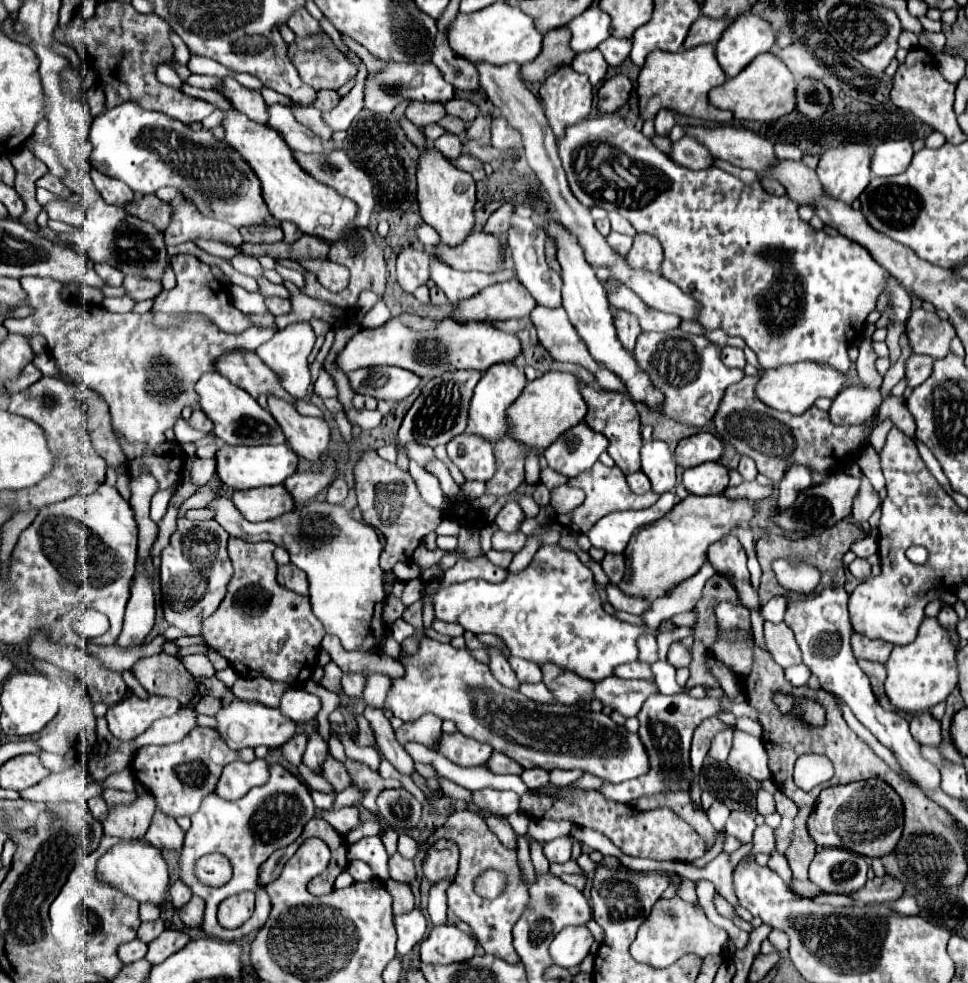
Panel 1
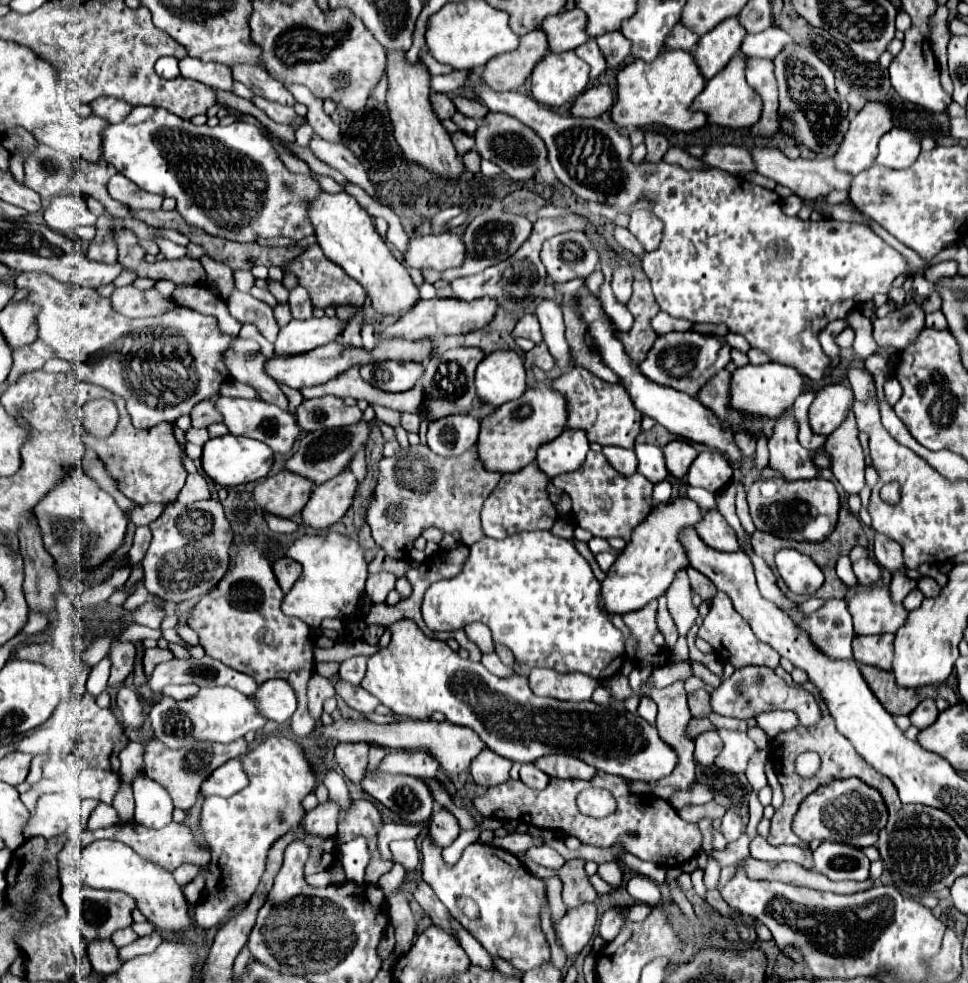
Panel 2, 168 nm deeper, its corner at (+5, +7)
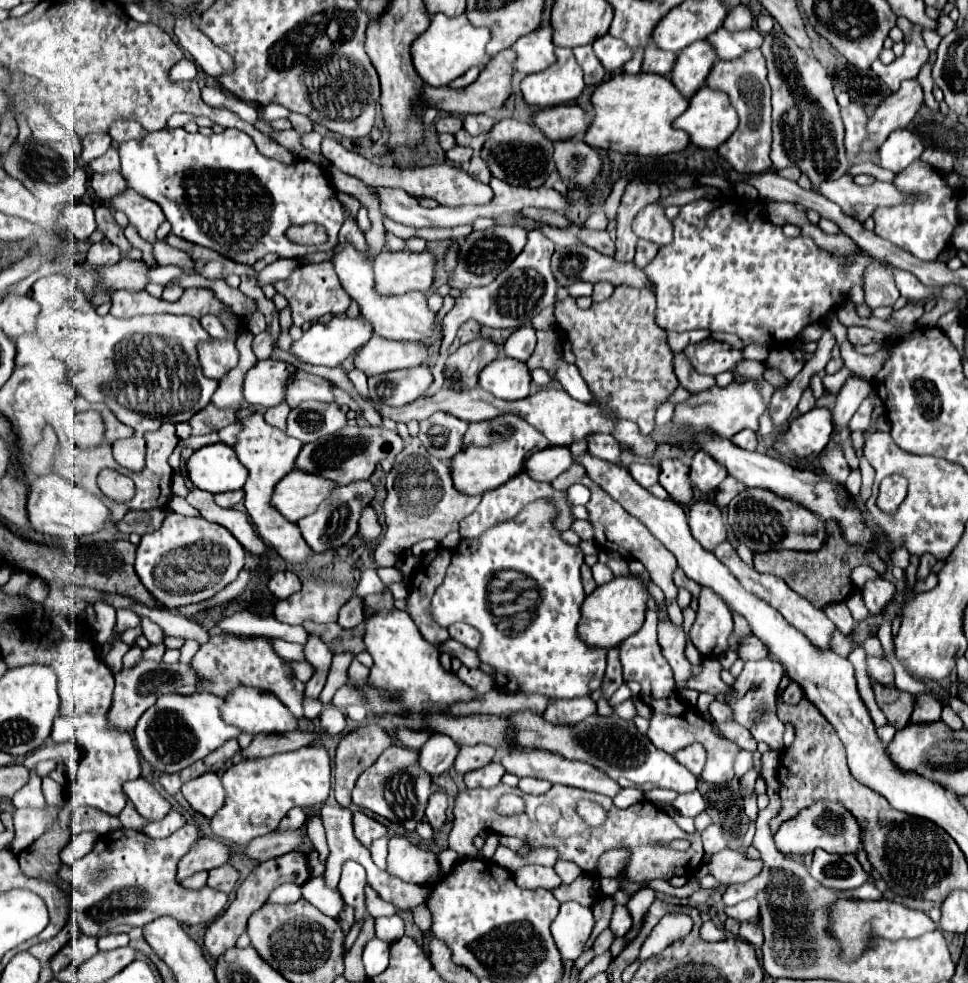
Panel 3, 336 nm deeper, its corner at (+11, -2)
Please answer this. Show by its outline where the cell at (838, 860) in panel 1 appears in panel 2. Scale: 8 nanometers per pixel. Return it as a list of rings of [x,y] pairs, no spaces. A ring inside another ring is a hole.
[[[822,841],[818,849],[812,853],[812,857],[814,857],[814,871],[826,875],[832,881],[868,879],[870,861],[862,853],[862,849],[856,849],[852,845]]]

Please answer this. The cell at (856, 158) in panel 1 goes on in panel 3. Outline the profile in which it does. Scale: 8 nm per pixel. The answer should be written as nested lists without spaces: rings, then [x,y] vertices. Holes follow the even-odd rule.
[[[908,80],[900,84],[900,90],[892,92],[870,116],[868,132],[870,138],[862,144],[864,150],[876,150],[892,130],[906,128],[924,104],[924,90],[918,80]]]

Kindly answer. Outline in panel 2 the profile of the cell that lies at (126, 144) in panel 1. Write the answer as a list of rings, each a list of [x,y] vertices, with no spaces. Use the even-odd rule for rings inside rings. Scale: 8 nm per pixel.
[[[134,107],[126,115],[124,121],[120,121],[120,123],[108,123],[104,127],[104,131],[102,131],[102,159],[108,161],[112,167],[116,167],[116,171],[122,173],[126,179],[134,181],[140,189],[150,191],[150,193],[158,193],[158,195],[174,197],[176,199],[176,209],[182,213],[182,217],[186,219],[186,223],[190,223],[194,227],[200,227],[200,229],[204,229],[210,235],[232,239],[232,241],[248,241],[248,243],[252,243],[252,241],[256,241],[260,237],[290,237],[294,241],[300,241],[300,239],[312,235],[312,225],[310,225],[308,215],[306,215],[306,205],[302,205],[302,203],[306,203],[306,199],[314,197],[320,191],[320,185],[310,175],[294,175],[294,173],[290,173],[284,167],[284,163],[278,159],[278,155],[276,155],[274,147],[268,143],[268,139],[254,125],[248,125],[248,123],[244,123],[240,119],[236,119],[228,127],[222,127],[222,125],[216,125],[216,127],[200,125],[200,127],[196,127],[194,123],[176,117],[174,113],[170,113],[166,109],[158,109],[158,107]],[[284,185],[292,185],[292,191],[288,191]]]

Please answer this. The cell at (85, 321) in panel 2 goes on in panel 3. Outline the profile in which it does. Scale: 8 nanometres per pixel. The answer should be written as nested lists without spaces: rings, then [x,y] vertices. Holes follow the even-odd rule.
[[[52,274],[40,278],[32,286],[32,298],[40,304],[40,314],[36,318],[36,330],[42,342],[48,346],[54,358],[62,360],[68,366],[68,380],[74,386],[76,394],[88,402],[106,404],[120,422],[132,426],[138,434],[148,430],[158,430],[164,422],[178,424],[188,422],[196,412],[210,404],[212,394],[218,388],[216,380],[208,380],[202,374],[196,344],[208,340],[208,332],[192,316],[172,316],[172,314],[154,314],[154,316],[136,316],[128,320],[114,318],[112,314],[98,316],[96,308],[76,290],[64,274]]]

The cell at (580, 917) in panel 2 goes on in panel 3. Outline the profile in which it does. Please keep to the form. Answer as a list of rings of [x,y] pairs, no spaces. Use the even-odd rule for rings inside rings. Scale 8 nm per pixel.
[[[564,902],[552,922],[552,936],[564,960],[576,960],[592,934],[594,916],[588,906],[578,902]]]

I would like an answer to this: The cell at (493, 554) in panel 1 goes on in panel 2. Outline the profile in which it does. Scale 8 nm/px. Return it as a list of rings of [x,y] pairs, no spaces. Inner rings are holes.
[[[530,463],[514,473],[504,473],[500,485],[492,491],[492,495],[484,501],[482,507],[482,527],[486,535],[494,539],[506,539],[512,533],[550,529],[558,515],[548,499],[546,483],[548,477],[538,469],[536,463]]]

